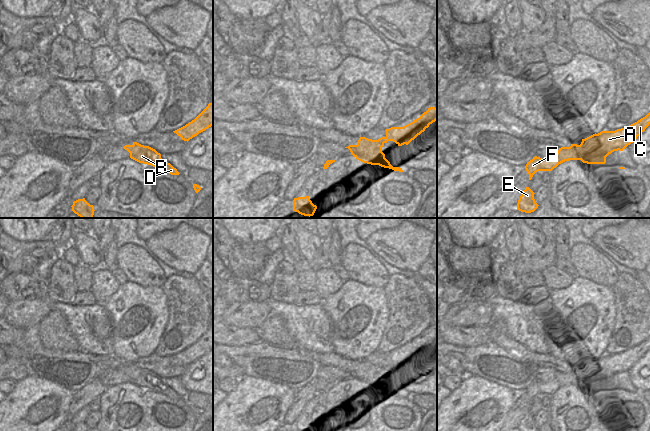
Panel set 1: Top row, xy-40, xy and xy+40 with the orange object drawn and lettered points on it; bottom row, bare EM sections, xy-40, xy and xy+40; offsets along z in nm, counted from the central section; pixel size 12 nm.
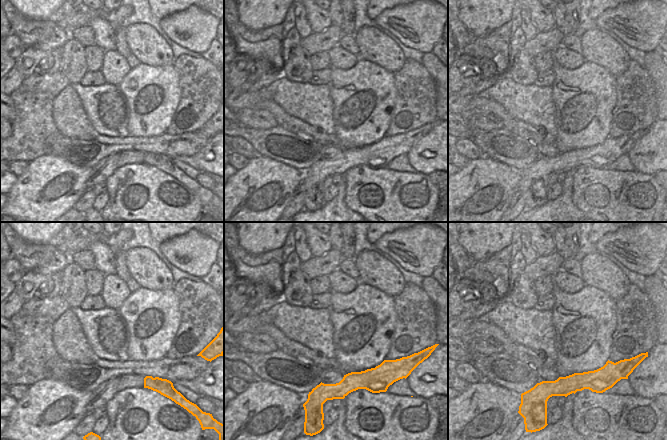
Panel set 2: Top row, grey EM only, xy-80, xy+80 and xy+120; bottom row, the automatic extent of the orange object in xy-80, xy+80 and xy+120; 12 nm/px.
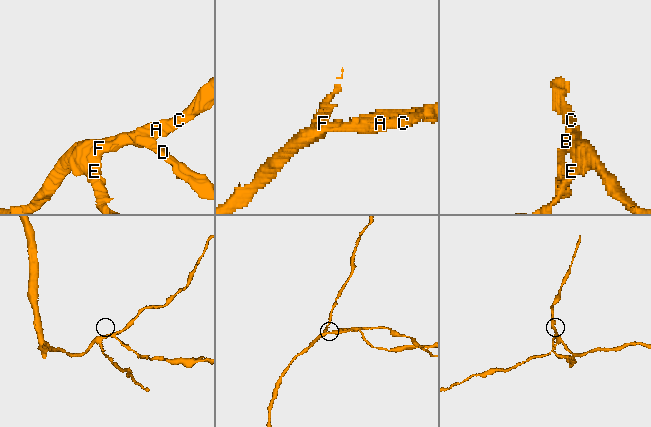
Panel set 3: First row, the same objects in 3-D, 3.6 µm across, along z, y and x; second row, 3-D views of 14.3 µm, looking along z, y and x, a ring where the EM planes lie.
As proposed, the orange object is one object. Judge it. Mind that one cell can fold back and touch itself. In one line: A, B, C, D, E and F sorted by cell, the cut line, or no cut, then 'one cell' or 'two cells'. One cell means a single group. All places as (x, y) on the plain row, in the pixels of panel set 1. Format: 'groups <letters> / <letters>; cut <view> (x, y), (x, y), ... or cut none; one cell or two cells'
groups A C E F / B D; cut xy+40 (618, 372), (613, 369), (589, 377), (582, 376), (580, 383); two cells

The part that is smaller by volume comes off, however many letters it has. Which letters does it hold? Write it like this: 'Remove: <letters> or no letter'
Remove: B, D

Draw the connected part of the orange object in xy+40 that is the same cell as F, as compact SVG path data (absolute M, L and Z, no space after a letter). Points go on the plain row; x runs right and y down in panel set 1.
M650 336L637 346L615 355L601 355L598 358L593 358L587 361L587 366L582 368L571 368L570 371L561 371L558 376L552 381L542 383L540 381L533 381L527 386L525 393L529 398L529 404L538 395L552 395L559 388L569 384L581 384L581 377L586 376L590 378L594 375L599 375L604 371L611 371L616 369L619 375L623 375L628 369L633 367L638 360L650 348Z

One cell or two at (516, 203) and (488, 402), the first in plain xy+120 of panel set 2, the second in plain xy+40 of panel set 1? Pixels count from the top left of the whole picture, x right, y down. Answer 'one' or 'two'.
two

